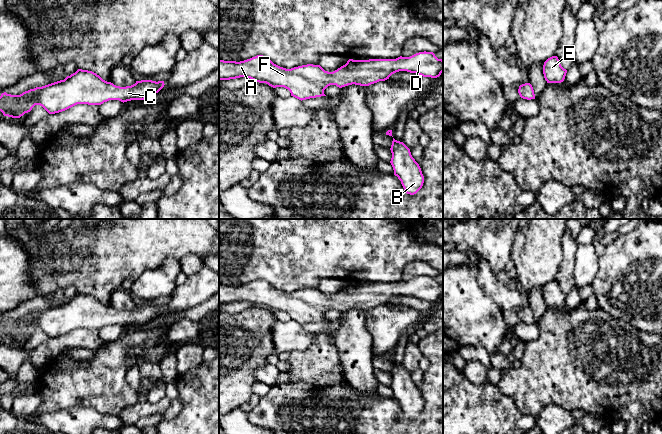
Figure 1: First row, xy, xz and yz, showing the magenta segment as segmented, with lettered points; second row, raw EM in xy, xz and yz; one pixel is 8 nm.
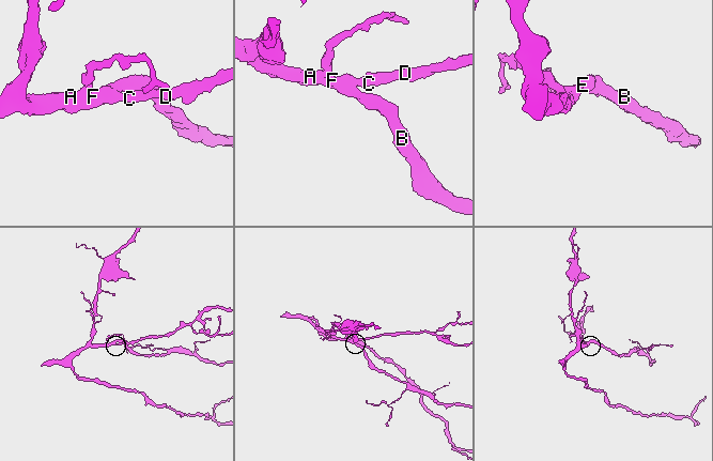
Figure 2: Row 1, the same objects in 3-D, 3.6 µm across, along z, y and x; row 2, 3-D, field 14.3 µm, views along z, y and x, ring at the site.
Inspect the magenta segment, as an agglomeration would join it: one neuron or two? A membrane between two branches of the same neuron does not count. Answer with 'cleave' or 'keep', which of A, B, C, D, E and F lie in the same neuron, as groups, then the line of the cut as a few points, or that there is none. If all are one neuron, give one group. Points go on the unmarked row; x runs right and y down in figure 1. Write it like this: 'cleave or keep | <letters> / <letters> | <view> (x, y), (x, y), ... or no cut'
keep | A B C D E F | no cut

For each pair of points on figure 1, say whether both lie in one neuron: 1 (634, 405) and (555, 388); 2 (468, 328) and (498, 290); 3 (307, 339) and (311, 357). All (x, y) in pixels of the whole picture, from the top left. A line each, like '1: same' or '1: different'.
1: same
2: different
3: different

